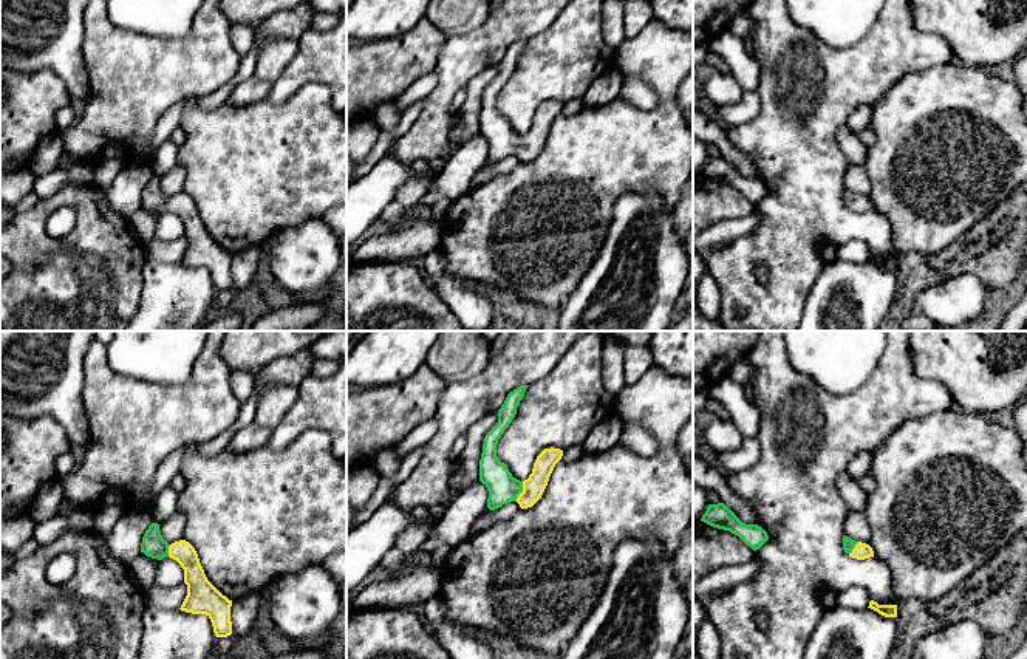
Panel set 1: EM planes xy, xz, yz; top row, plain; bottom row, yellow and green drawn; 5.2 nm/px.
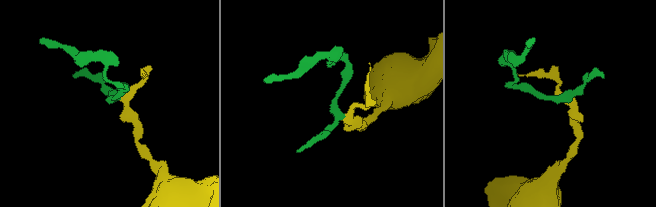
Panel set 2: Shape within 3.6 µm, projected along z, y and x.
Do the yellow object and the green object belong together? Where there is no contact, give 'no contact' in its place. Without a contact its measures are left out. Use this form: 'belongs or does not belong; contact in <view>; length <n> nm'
belongs; contact in xz; length 110 nm

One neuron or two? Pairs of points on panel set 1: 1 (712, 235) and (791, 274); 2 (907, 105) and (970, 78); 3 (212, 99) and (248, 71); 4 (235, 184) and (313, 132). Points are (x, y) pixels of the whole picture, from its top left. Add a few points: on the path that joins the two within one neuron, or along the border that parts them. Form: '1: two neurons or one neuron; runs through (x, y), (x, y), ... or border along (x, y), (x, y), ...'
1: two neurons; border along (760, 218), (754, 231), (730, 242)
2: one neuron; runs through (922, 105), (942, 105), (955, 93)
3: one neuron; runs through (221, 95), (238, 78)
4: one neuron; runs through (254, 169), (280, 164), (294, 150)

